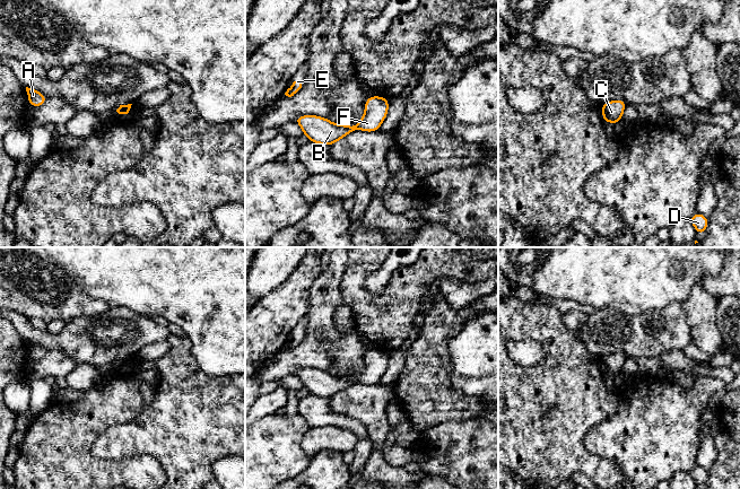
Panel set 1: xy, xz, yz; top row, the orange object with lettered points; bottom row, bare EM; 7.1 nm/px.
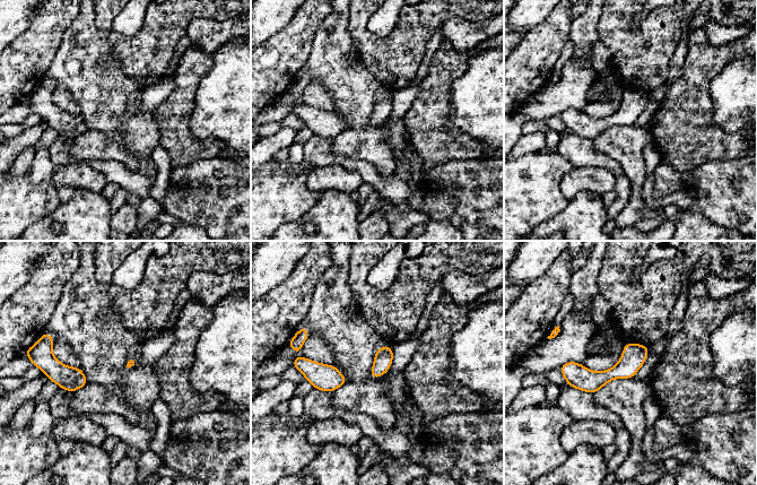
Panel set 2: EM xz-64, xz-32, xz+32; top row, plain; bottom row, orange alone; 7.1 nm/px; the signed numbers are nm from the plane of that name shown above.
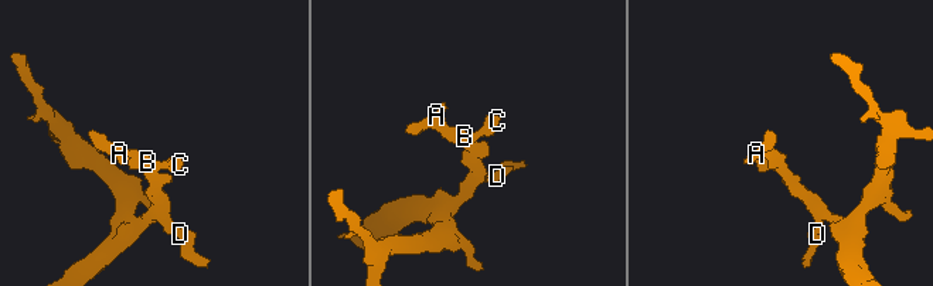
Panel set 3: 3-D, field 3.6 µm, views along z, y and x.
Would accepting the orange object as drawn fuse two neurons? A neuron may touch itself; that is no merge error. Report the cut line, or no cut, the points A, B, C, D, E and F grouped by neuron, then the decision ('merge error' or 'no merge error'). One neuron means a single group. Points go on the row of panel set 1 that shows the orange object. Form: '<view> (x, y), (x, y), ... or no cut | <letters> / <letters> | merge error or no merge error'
no cut | A B C D E F | no merge error

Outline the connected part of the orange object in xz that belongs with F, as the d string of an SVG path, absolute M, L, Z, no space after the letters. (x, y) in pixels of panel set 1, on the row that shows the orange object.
M381 96L368 97L365 102L363 119L352 126L336 124L327 117L320 117L317 115L297 116L294 122L302 128L304 136L306 136L310 141L331 146L356 130L366 132L378 131L388 115L389 102L390 99Z

